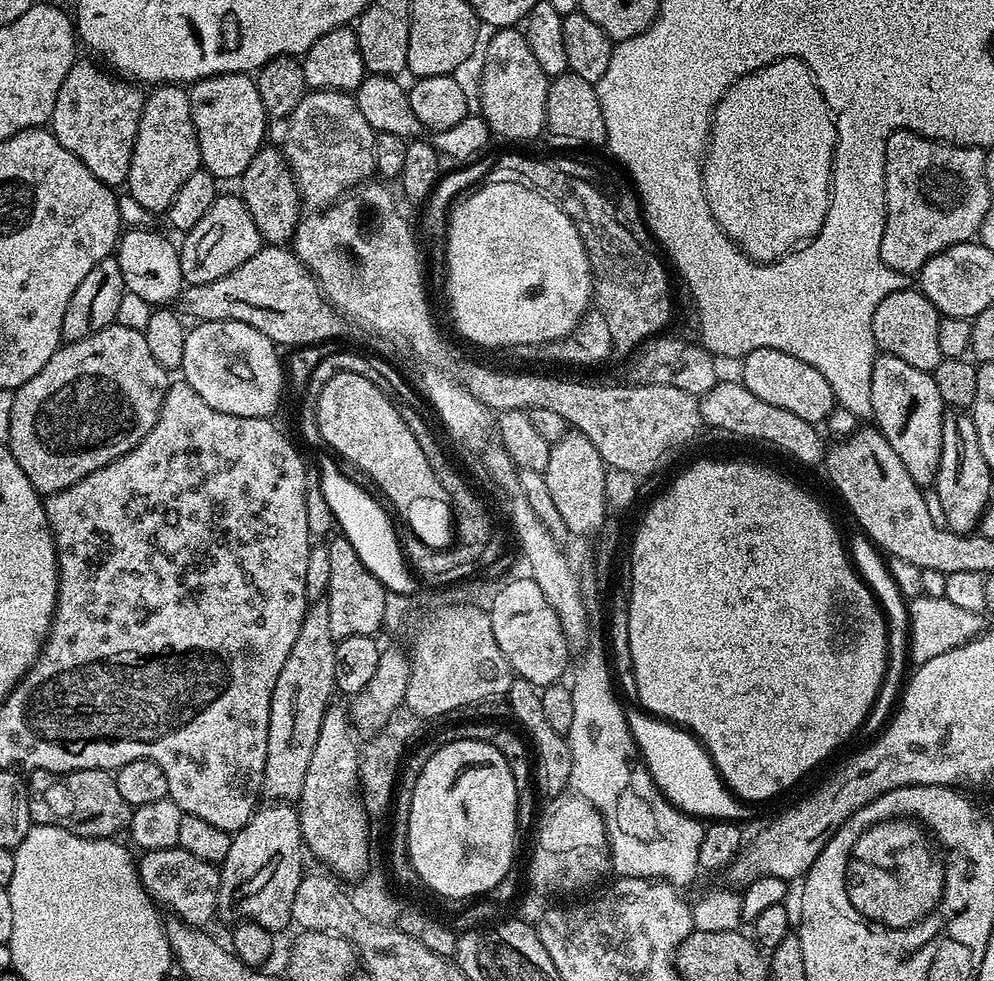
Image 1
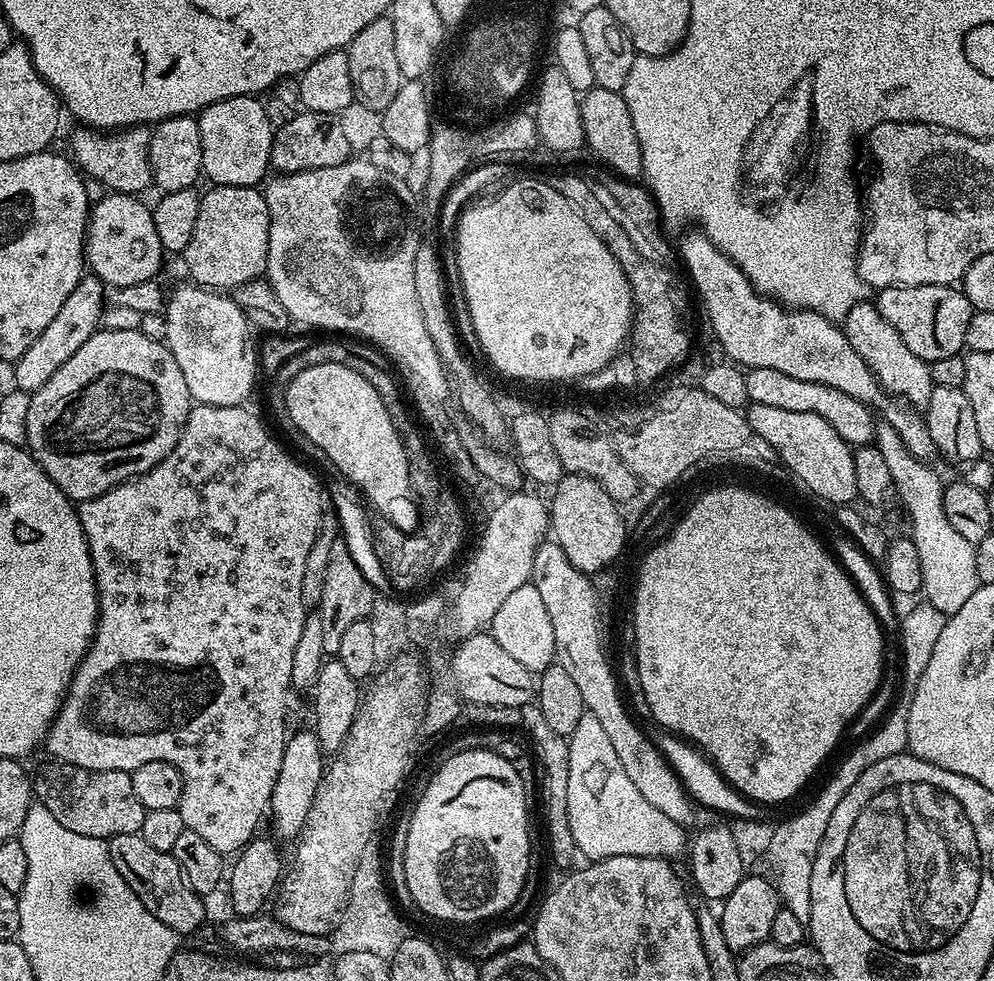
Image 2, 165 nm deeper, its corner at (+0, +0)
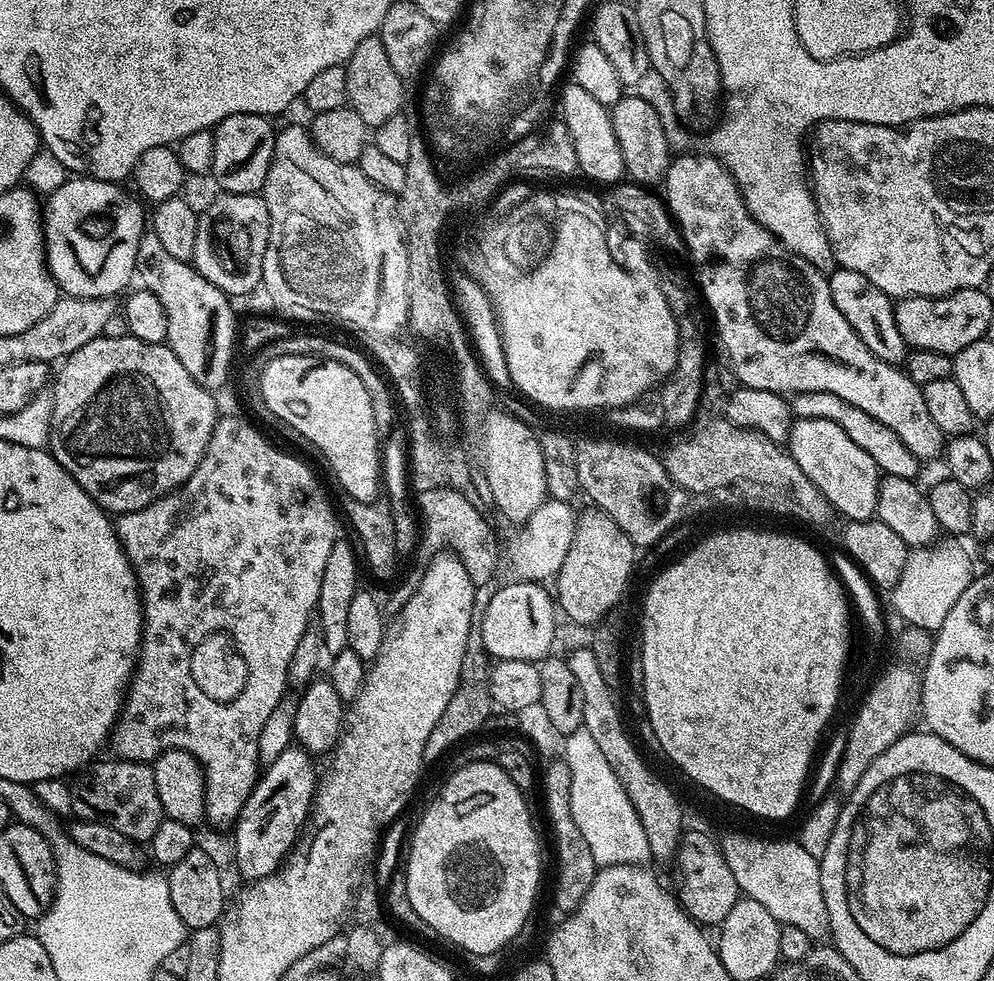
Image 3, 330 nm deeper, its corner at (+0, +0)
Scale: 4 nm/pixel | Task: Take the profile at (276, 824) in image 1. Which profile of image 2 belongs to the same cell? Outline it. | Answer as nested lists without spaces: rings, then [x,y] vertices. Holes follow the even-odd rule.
[[[315,731],[298,732],[294,736],[289,735],[284,745],[284,757],[282,758],[282,770],[278,770],[278,782],[274,782],[274,794],[270,805],[270,820],[272,816],[272,828],[284,840],[295,841],[300,835],[306,822],[306,814],[310,814],[310,806],[314,802],[314,794],[320,785],[320,779],[324,777],[326,767],[325,753],[320,751],[320,743]]]

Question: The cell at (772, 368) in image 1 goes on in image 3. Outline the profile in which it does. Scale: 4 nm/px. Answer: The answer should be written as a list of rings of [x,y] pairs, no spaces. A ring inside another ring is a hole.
[[[829,392],[795,393],[791,397],[790,407],[793,417],[802,420],[822,418],[830,422],[838,422],[838,426],[842,426],[842,430],[846,430],[846,434],[850,434],[851,440],[858,442],[858,446],[862,446],[862,450],[866,450],[866,454],[870,454],[870,458],[874,458],[874,462],[883,475],[897,476],[907,480],[916,480],[919,477],[922,461],[905,446],[902,438],[898,438],[898,434],[894,434],[894,430],[890,430],[890,426],[878,422],[878,418],[870,418],[870,414],[866,414],[866,410],[858,410],[858,406],[850,406],[850,402]]]

